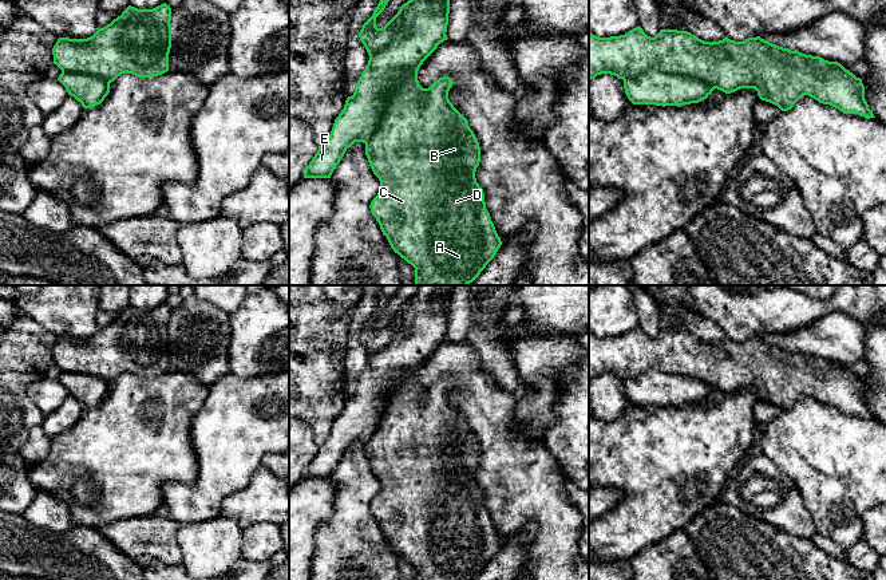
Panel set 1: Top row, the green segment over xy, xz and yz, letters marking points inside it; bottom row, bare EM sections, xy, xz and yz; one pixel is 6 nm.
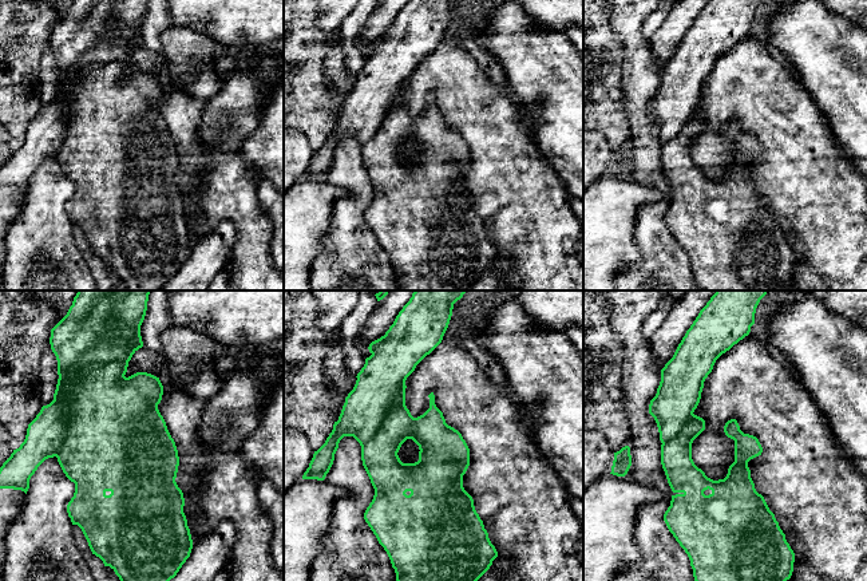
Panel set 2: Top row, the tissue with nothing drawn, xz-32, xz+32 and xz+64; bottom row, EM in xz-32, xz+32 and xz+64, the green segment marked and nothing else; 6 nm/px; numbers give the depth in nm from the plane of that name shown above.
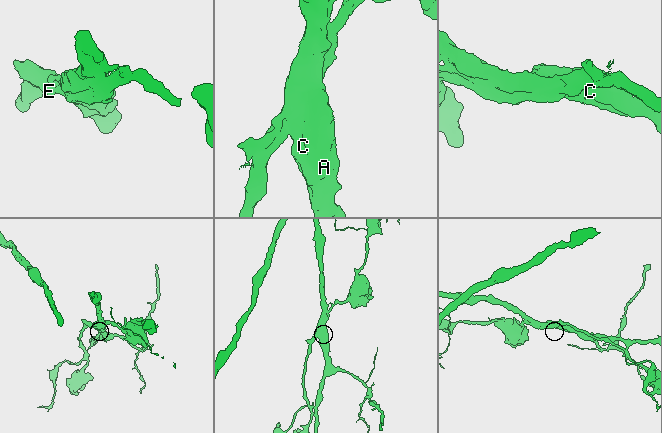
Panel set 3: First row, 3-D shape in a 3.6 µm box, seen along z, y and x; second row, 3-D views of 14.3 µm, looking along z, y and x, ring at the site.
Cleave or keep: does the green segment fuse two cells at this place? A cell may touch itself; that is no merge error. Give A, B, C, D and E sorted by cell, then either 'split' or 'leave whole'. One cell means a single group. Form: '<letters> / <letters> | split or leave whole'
A B C D E | leave whole

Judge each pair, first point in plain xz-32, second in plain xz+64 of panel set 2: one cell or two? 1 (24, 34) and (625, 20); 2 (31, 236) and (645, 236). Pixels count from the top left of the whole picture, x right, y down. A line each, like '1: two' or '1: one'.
1: two
2: one

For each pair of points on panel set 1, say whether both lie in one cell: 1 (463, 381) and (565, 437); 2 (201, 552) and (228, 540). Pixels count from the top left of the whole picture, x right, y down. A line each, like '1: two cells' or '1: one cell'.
1: one cell
2: one cell

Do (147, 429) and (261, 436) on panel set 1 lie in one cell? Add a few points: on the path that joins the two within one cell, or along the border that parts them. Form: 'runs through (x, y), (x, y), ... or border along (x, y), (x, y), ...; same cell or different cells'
runs through (175, 429), (190, 421), (198, 429), (233, 429); same cell

